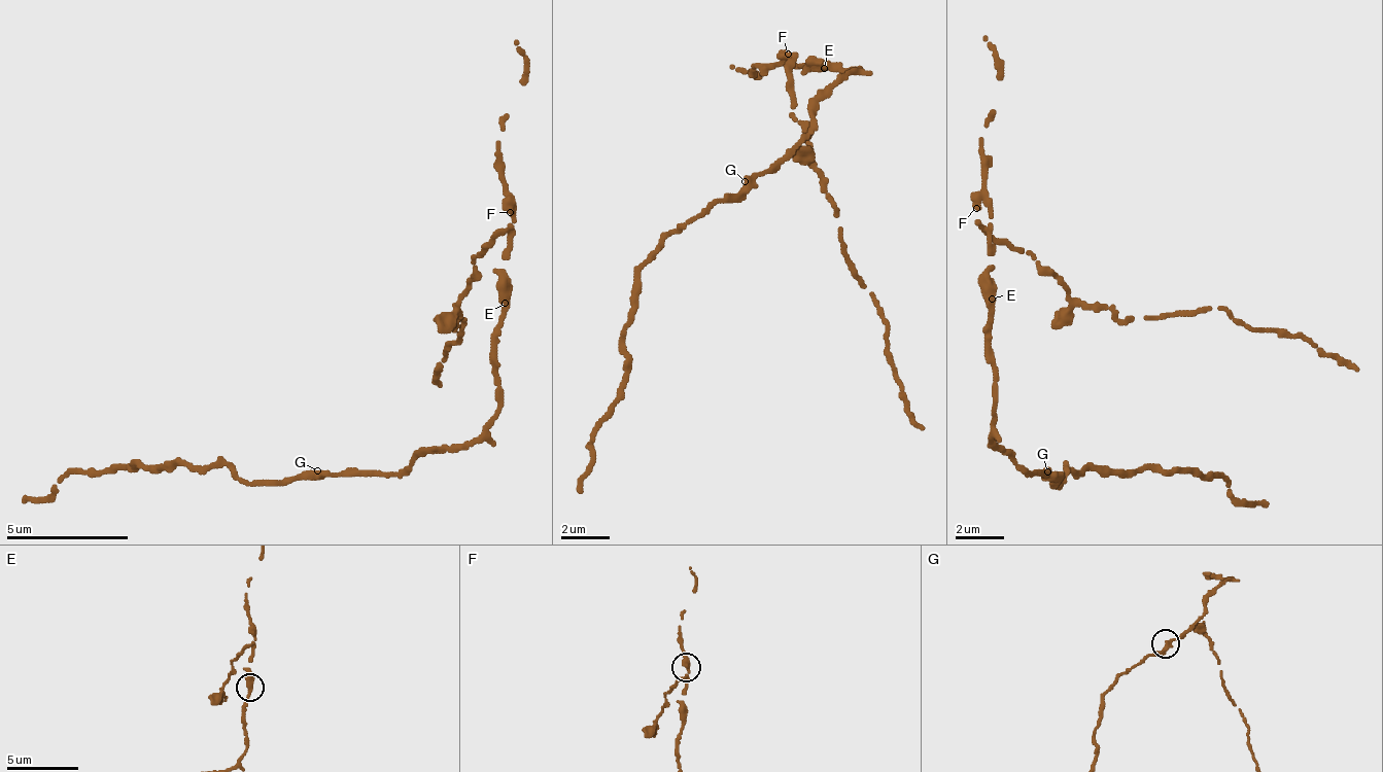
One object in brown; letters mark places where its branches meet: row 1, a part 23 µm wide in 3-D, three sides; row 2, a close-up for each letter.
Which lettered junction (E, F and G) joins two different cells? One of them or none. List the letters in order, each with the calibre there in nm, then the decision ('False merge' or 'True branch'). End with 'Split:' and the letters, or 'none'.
E: Thickness 360 nm. True branch
F: Thickness 280 nm. False merge
G: Thickness 300 nm. True branch
Split: F

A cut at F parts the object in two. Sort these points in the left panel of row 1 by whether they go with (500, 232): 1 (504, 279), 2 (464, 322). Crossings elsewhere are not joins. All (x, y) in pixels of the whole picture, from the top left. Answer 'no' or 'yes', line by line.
1: no
2: yes

